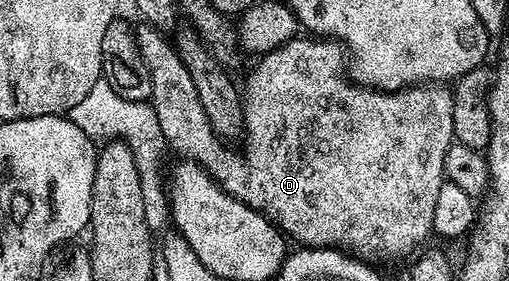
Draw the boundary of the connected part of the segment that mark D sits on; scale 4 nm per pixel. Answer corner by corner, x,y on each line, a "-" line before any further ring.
145,22
139,23
139,28
135,27
133,29
134,33
134,44
138,48
138,53
140,54
140,58
144,62
144,66
148,70
148,74
152,78
152,94
149,98
149,103
153,105
154,112
156,114
156,118
159,120
160,130
163,132
163,138
165,143
175,148
176,151
179,152
179,157
185,158
187,160
192,160
194,163
199,164
203,170
211,176
211,178
218,183
222,189
225,190
232,198
236,198
240,202
244,202
247,204
249,208
254,208
256,211
262,213
263,216
266,217
267,220
273,222
291,241
299,240
297,243
299,245
308,247
308,248
336,248
347,254
353,254
358,258
365,258
370,262
378,262
374,260
394,260
397,256
406,256
409,254
413,248
421,249
426,239
431,239
432,233
434,231
434,227
432,226
432,213
436,211
436,198
440,194
440,186
444,183
444,177
446,174
446,155
448,154
448,146
450,144
455,143
454,139
454,127
452,126
452,102
454,101
453,91
449,87
443,86
441,83
435,82
433,84
424,84
421,86
411,86
408,88
401,88
398,92
379,92
377,88
364,88
353,82
351,82
343,73
347,71
348,68
348,60
344,55
343,45
329,39
329,38
306,38
310,40
302,40
303,38
295,38
292,40
286,41
286,43
281,44
276,50
272,50
271,52
265,53
261,57
262,60
258,65
255,66
254,69
250,72
250,77
246,80
246,89
243,87
241,89
240,95
242,98
242,127
244,129
244,141
246,140
246,149
243,150
242,156
238,152
233,152
230,148
225,148
227,146
217,133
214,132
213,127
211,126
208,115
204,112
204,106
201,105
200,98
197,96
196,87
193,86
192,78
188,70
184,66
184,62
181,61
181,58
178,56
178,51
175,48
175,45
171,43
170,40
166,41
161,31
155,28
153,24
148,24

